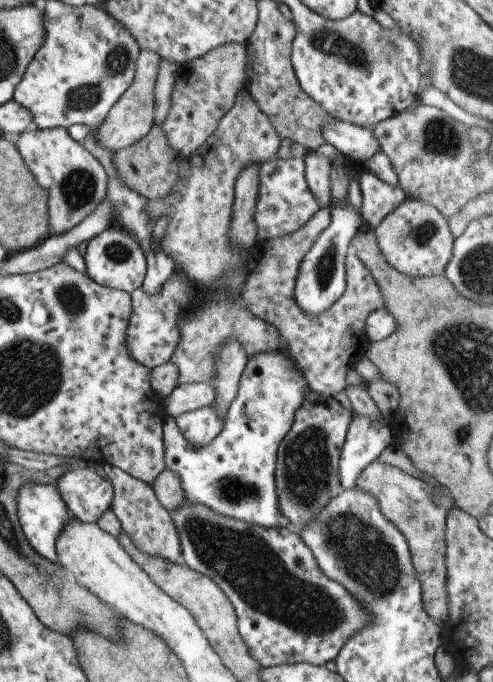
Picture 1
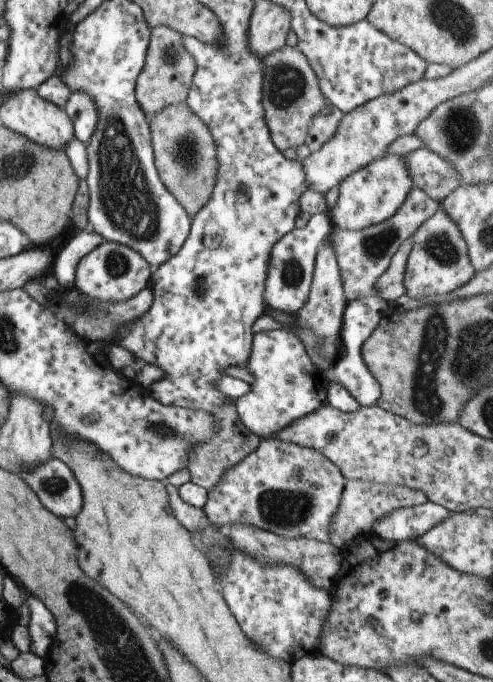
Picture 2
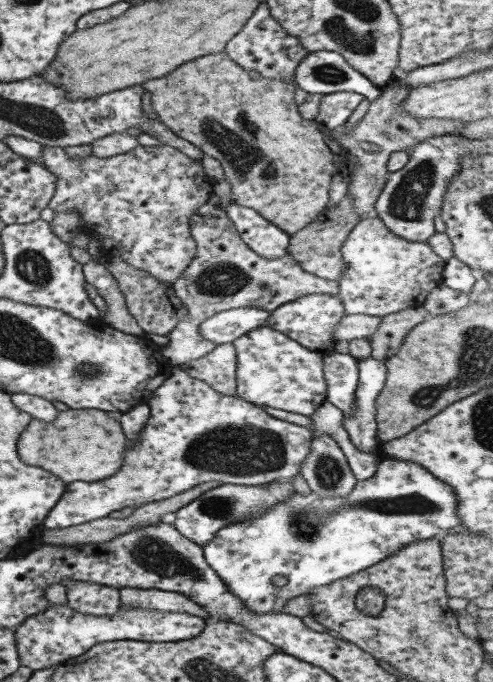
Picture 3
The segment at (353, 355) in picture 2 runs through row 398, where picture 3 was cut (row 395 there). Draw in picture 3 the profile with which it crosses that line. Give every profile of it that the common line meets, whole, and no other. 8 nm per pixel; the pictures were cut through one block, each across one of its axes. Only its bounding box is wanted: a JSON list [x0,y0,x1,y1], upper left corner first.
[344,357,387,452]

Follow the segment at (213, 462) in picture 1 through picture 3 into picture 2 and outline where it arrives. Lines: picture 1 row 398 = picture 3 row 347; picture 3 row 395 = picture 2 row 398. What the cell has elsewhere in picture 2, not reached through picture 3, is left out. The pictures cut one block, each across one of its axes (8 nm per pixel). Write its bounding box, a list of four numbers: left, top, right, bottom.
[236,330,327,438]

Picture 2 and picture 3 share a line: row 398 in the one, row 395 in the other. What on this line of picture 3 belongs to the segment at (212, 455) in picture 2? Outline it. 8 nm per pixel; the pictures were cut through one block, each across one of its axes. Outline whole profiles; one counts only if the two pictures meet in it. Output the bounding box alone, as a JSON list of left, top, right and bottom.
[181,343,237,396]

